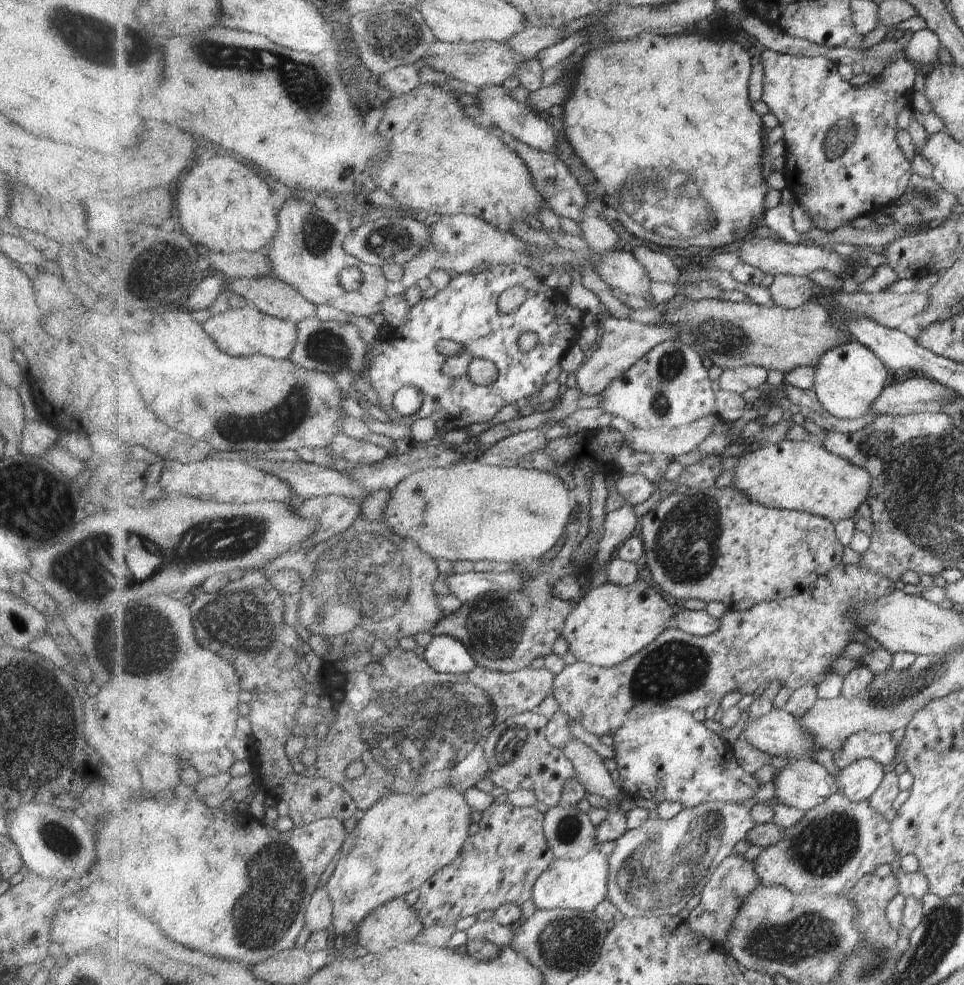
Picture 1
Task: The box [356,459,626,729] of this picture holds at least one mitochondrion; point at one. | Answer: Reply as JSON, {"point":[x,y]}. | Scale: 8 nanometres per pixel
{"point":[495,628]}

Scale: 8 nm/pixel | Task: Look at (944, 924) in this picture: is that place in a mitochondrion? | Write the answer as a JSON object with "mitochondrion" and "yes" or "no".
{"mitochondrion":"yes"}

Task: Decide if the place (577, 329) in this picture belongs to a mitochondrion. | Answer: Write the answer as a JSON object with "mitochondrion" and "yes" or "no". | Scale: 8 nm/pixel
{"mitochondrion":"no"}

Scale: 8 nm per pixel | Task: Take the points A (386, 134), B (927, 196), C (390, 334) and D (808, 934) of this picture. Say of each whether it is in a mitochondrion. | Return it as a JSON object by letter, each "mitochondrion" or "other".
{"A":"other","B":"mitochondrion","C":"other","D":"mitochondrion"}

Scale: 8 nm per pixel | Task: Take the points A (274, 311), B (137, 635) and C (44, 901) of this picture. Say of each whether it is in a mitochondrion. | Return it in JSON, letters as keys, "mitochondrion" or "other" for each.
{"A":"other","B":"mitochondrion","C":"other"}

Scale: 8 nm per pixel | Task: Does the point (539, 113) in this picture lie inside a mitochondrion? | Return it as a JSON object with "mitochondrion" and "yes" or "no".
{"mitochondrion":"no"}

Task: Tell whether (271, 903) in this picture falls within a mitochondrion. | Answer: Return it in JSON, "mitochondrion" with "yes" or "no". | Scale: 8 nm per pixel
{"mitochondrion":"yes"}

